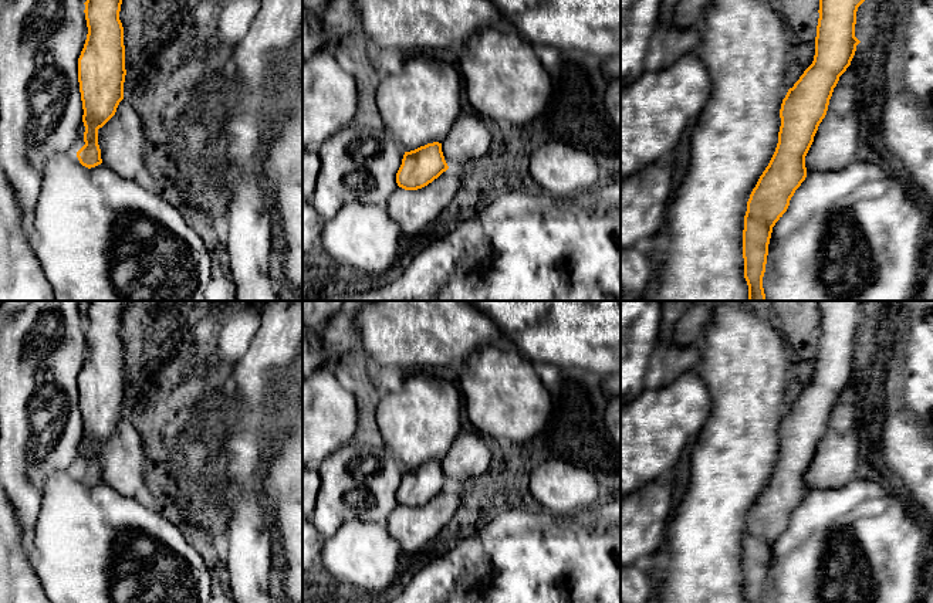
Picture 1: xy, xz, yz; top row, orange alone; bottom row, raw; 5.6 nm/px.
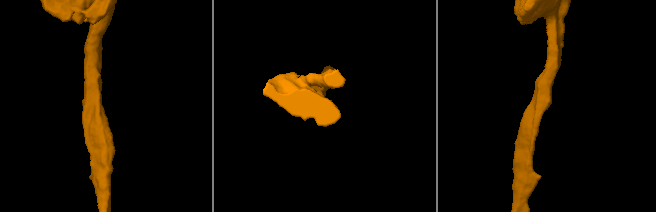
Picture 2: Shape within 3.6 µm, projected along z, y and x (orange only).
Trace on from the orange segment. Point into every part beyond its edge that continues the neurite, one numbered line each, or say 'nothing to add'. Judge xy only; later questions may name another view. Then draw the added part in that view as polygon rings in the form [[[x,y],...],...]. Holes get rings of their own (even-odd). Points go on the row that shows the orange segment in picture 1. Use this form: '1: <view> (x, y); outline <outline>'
1: xy (121, 139); outline [[[126,99],[119,102],[115,115],[98,129],[98,145],[102,165],[121,177],[141,182],[148,177],[141,116]]]

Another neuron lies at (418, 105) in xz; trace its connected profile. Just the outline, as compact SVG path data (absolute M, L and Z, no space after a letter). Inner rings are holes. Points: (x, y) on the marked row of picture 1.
M425 52L405 58L402 70L395 74L382 72L376 105L383 129L403 152L410 152L427 143L443 142L462 114L463 98L460 71L450 62Z

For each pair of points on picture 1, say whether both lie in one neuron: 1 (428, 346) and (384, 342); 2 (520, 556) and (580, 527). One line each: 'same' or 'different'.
1: same
2: same

